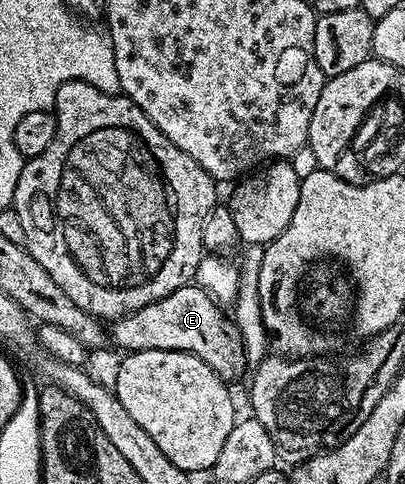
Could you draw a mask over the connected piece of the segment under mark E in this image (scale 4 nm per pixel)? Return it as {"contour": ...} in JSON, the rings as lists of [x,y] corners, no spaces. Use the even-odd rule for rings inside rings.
{"contour":[[[191,282],[180,290],[172,290],[172,294],[113,321],[112,340],[115,345],[126,348],[122,350],[127,353],[144,350],[187,352],[203,360],[223,380],[233,382],[242,375],[247,375],[248,357],[240,330],[234,325],[233,319],[222,312],[225,312],[223,305],[199,288],[197,283]]]}

